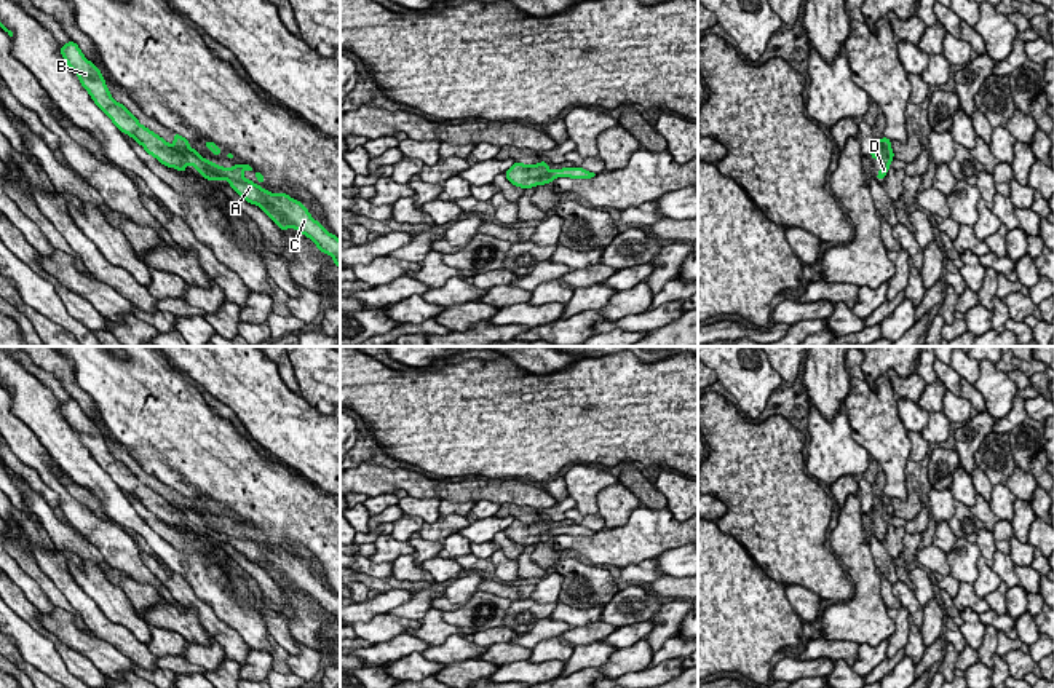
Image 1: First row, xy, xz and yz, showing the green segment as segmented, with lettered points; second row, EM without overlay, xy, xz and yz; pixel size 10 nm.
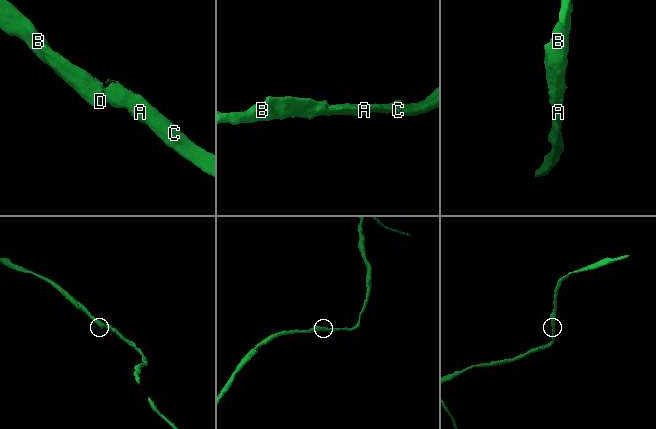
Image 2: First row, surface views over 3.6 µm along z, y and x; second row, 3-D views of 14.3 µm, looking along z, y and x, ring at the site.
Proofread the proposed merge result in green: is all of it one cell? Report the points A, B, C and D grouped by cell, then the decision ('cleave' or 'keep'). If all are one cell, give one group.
groups A C / B D; cleave

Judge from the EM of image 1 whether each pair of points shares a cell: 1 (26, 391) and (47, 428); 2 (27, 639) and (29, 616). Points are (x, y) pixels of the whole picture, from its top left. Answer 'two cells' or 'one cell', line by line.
1: one cell
2: two cells

